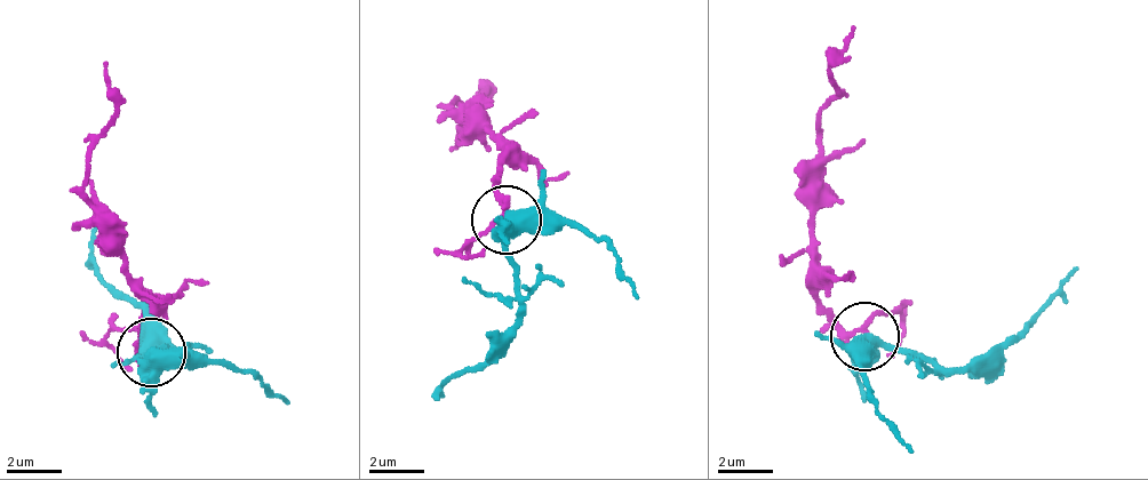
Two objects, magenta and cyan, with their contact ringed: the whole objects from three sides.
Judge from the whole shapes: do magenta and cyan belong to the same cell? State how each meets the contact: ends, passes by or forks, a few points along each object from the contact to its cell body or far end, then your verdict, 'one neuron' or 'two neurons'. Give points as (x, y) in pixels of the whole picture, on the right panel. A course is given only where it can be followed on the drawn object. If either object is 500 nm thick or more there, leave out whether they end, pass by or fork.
magenta passes by; cyan forks; course magenta (867, 333), (839, 333), (819, 300), (814, 153), (834, 58), (854, 28); course cyan (866, 335), (941, 367), (982, 366), (1076, 270); one neuron

